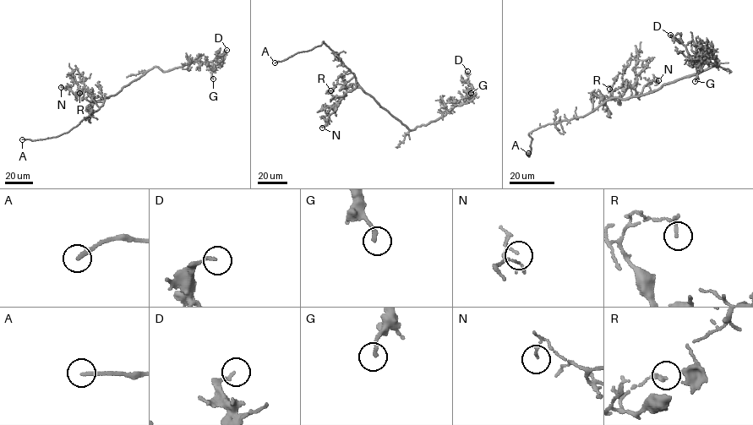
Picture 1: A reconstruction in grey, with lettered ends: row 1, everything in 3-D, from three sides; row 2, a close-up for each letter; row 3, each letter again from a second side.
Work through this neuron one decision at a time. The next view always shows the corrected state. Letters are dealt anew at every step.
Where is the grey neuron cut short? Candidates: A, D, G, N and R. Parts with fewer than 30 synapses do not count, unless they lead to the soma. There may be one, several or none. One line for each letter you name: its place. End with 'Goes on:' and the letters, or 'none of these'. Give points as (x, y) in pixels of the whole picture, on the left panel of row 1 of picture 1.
A: (22, 139)
Goes on: A

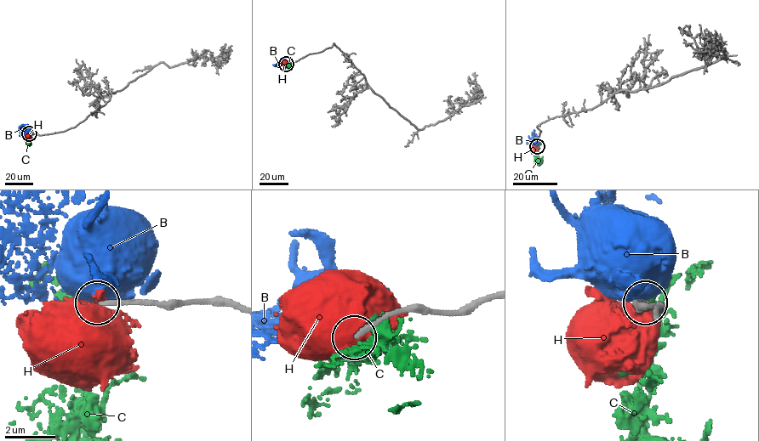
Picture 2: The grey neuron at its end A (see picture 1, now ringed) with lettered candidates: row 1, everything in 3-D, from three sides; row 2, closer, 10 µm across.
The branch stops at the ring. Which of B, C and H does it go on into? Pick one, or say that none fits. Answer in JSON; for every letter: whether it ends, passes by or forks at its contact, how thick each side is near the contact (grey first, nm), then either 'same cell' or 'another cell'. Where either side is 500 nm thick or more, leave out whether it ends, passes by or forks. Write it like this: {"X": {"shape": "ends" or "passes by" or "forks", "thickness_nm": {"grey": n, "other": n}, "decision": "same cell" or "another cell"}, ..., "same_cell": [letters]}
{"B": {"thickness_nm": {"grey": 240, "other": 1000}, "decision": "another cell"}, "C": {"shape": "passes by", "thickness_nm": {"grey": 200, "other": 240}, "decision": "another cell"}, "H": {"shape": "passes by", "thickness_nm": {"grey": 220, "other": 460}, "decision": "another cell"}, "same_cell": []}

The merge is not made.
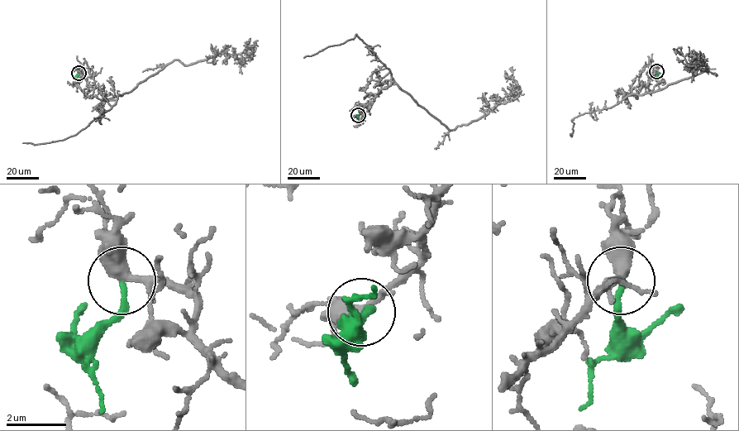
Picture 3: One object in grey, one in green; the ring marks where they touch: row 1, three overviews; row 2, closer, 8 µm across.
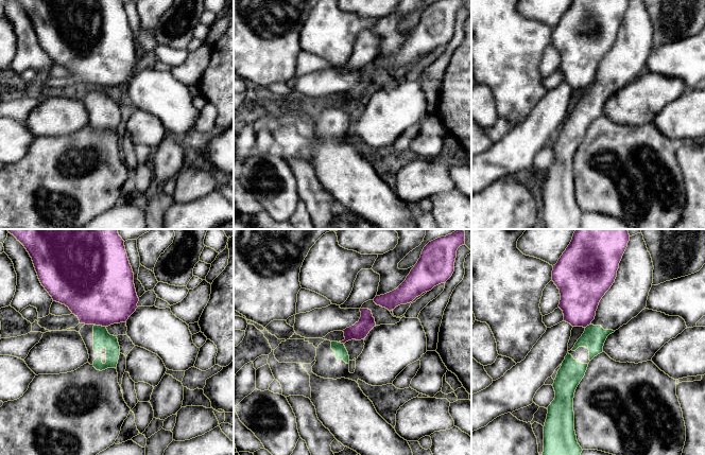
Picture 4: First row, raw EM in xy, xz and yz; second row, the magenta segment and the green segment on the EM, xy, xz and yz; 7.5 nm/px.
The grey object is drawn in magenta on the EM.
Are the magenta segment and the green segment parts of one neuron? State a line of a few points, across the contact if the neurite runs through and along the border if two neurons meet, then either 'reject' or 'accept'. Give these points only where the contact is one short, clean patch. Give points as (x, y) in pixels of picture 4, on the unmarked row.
xy (95, 86), (105, 89) | reject

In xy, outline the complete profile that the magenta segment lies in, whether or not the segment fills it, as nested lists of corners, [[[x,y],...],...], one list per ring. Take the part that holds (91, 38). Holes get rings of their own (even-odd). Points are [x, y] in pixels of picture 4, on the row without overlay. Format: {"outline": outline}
{"outline": [[[16,0],[19,3],[30,19],[32,20],[38,41],[45,52],[52,59],[53,64],[65,67],[74,76],[80,86],[96,87],[108,89],[114,86],[126,85],[128,80],[136,73],[139,60],[134,47],[134,35],[130,27],[127,16],[122,0]]]}

